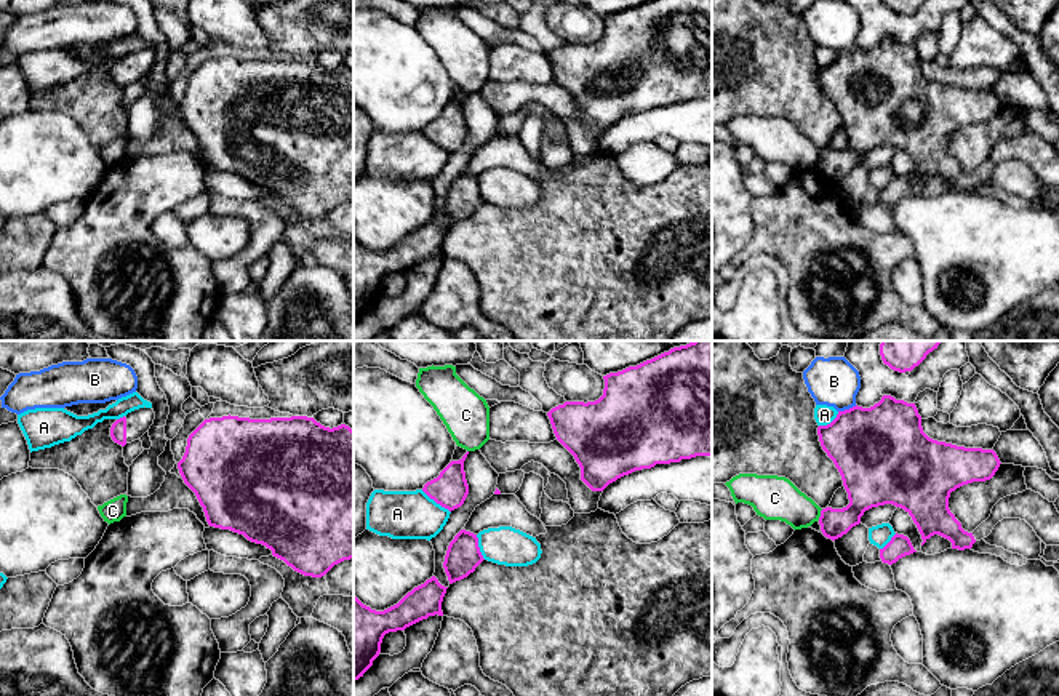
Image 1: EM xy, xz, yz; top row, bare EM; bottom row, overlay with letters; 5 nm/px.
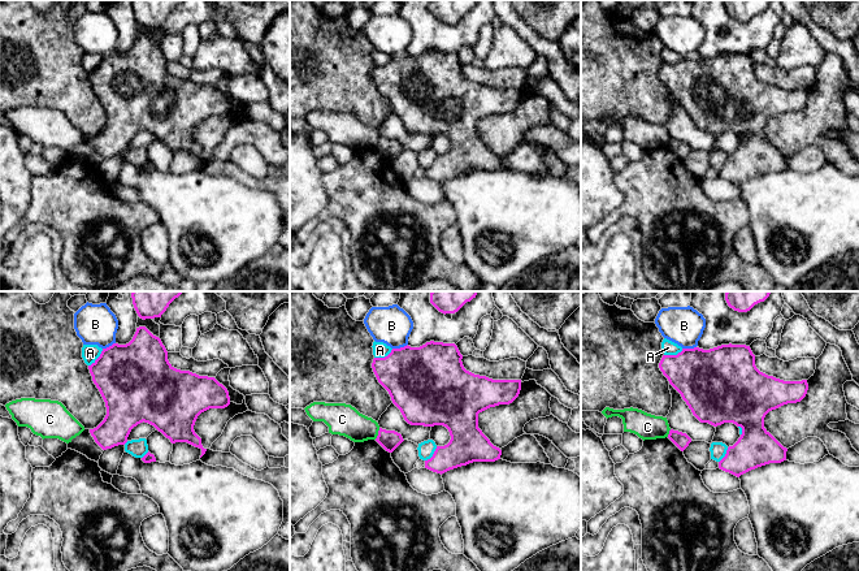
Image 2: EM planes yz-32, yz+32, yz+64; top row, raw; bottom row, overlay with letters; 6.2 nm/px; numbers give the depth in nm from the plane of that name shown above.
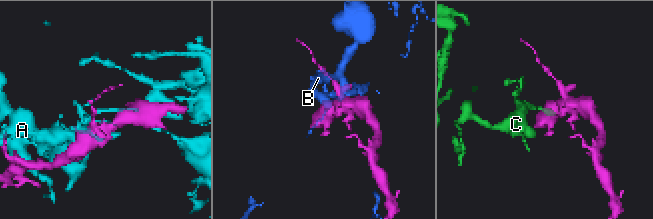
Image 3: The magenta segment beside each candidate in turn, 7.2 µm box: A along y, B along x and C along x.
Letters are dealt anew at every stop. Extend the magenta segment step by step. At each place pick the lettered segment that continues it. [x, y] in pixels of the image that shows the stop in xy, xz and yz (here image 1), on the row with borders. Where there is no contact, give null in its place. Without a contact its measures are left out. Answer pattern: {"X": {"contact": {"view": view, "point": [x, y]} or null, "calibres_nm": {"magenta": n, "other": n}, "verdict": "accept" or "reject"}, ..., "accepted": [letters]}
{"A": {"contact": {"view": "xz", "point": [435, 501]}, "calibres_nm": {"magenta": 180, "other": 240}, "verdict": "reject"}, "B": {"contact": {"view": "yz", "point": [847, 410]}, "calibres_nm": {"magenta": 420, "other": 240}, "verdict": "reject"}, "C": {"contact": {"view": "yz", "point": [821, 514]}, "calibres_nm": {"magenta": 180, "other": 220}, "verdict": "reject"}, "accepted": []}

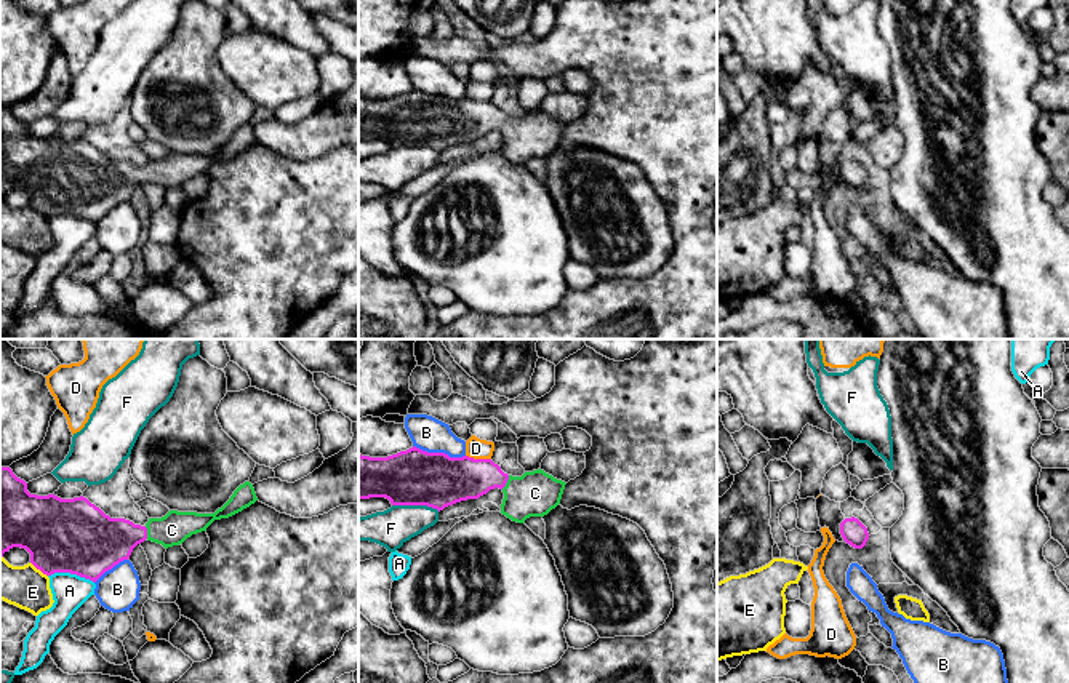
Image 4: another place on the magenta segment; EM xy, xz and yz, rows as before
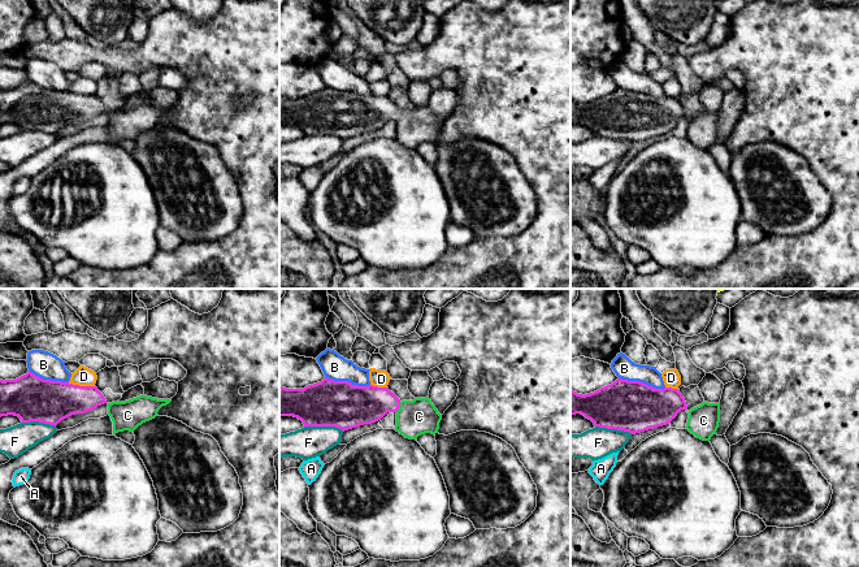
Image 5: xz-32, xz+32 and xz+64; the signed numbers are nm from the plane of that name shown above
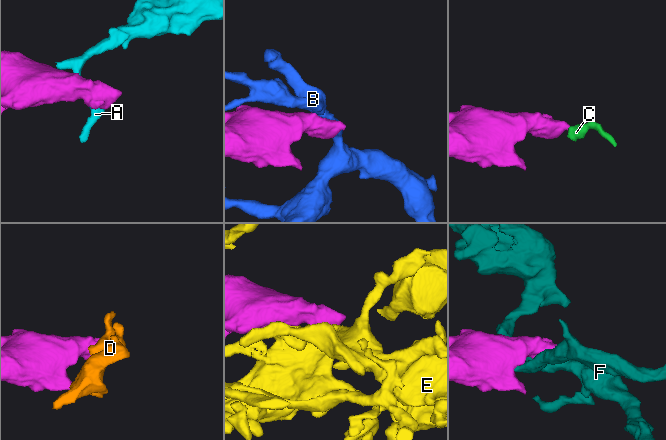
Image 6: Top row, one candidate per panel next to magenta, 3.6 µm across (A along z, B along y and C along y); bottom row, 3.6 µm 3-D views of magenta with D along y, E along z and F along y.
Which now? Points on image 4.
{"A": {"contact": {"view": "xy", "point": [71, 573]}, "calibres_nm": {"magenta": 380, "other": 180}, "verdict": "reject"}, "B": {"contact": {"view": "xz", "point": [439, 453]}, "calibres_nm": {"magenta": 280, "other": 170}, "verdict": "reject"}, "C": {"contact": {"view": "xz", "point": [506, 482]}, "calibres_nm": {"magenta": 220, "other": 220}, "verdict": "accept"}, "D": {"contact": {"view": "xz", "point": [479, 459]}, "calibres_nm": {"magenta": 280, "other": 100}, "verdict": "reject"}, "E": {"contact": {"view": "xy", "point": [39, 568]}, "calibres_nm": {"magenta": 380, "other": 220}, "verdict": "reject"}, "F": {"contact": {"view": "xz", "point": [416, 504]}, "calibres_nm": {"magenta": 280, "other": 190}, "verdict": "reject"}, "accepted": ["C"]}

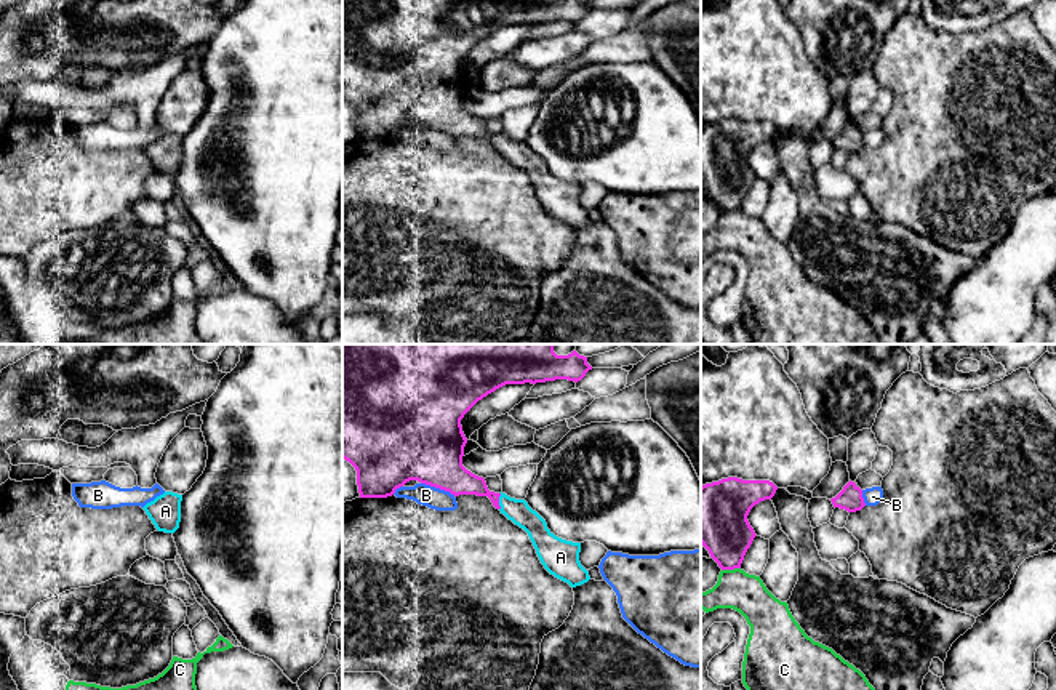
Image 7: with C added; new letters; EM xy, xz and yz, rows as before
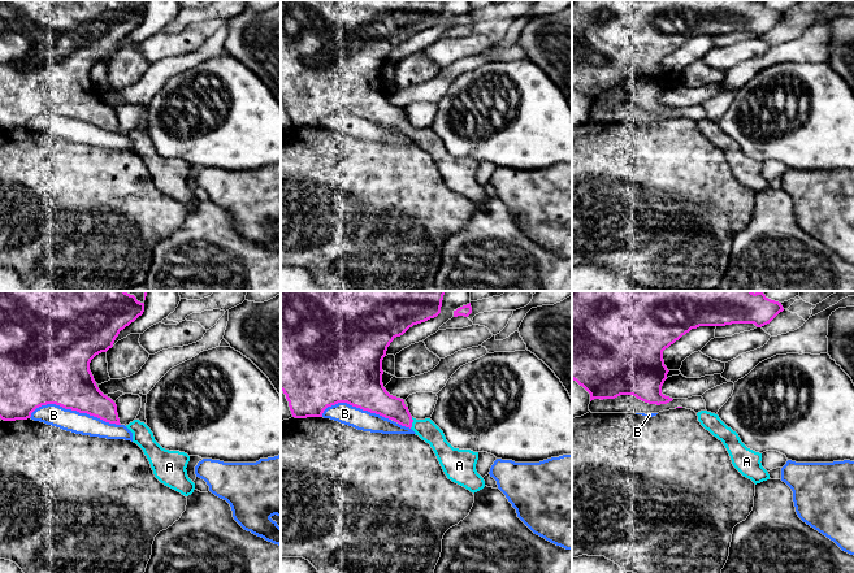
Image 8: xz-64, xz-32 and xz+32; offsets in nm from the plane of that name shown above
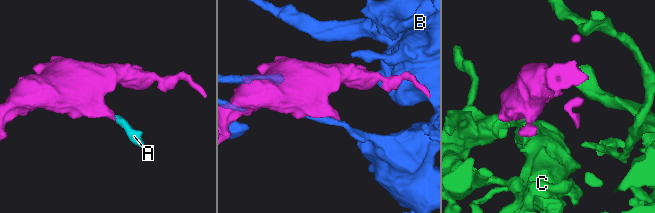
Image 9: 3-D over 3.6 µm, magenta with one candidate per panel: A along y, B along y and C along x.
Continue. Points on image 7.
{"A": {"contact": {"view": "xz", "point": [498, 501]}, "calibres_nm": {"magenta": 150, "other": 120}, "verdict": "accept"}, "B": {"contact": {"view": "xz", "point": [439, 487]}, "calibres_nm": {"magenta": 400, "other": 110}, "verdict": "reject"}, "C": {"contact": {"view": "yz", "point": [730, 569]}, "calibres_nm": {"magenta": 280, "other": 200}, "verdict": "reject"}, "accepted": ["A"]}

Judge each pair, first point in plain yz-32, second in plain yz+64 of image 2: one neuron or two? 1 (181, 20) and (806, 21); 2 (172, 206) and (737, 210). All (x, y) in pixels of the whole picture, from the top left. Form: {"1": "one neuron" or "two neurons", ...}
{"1": "two neurons", "2": "two neurons"}

